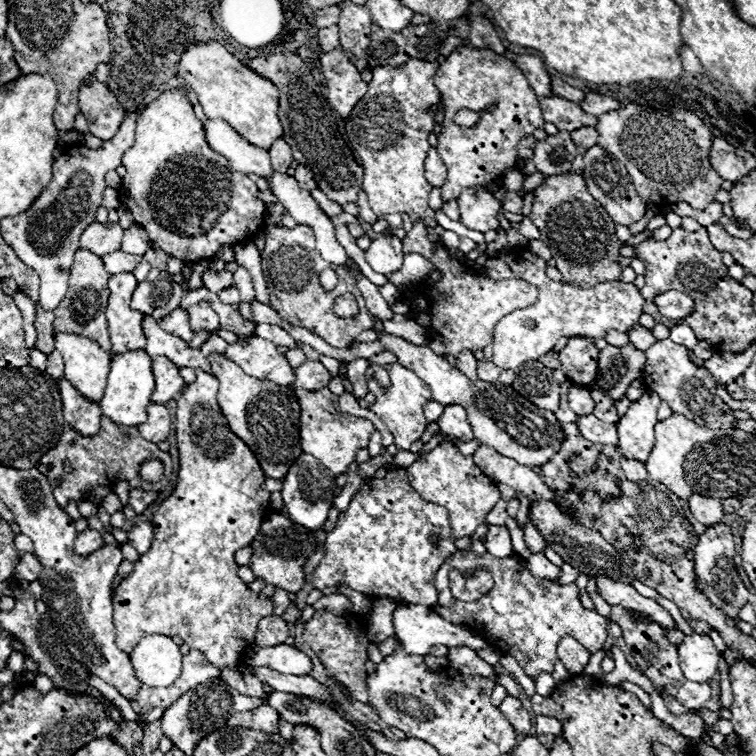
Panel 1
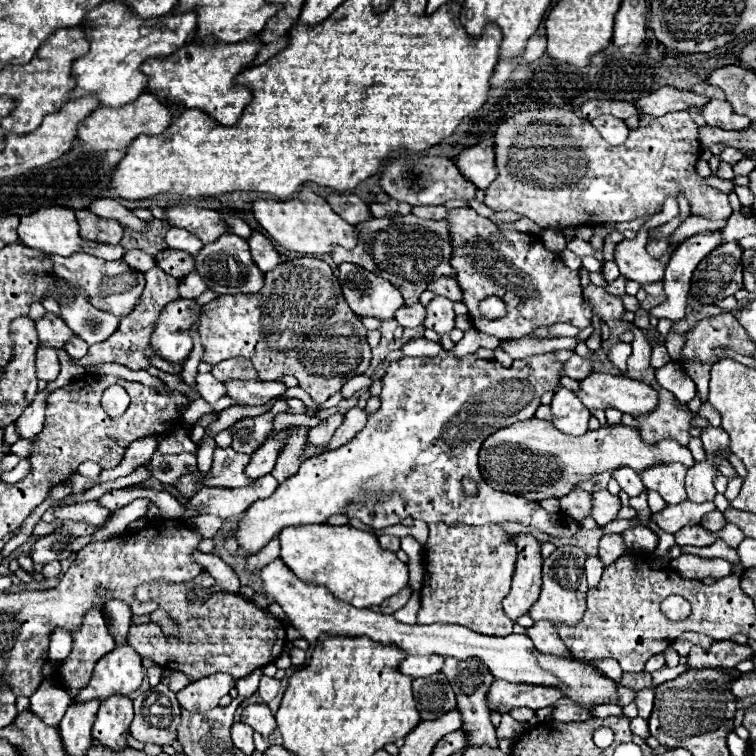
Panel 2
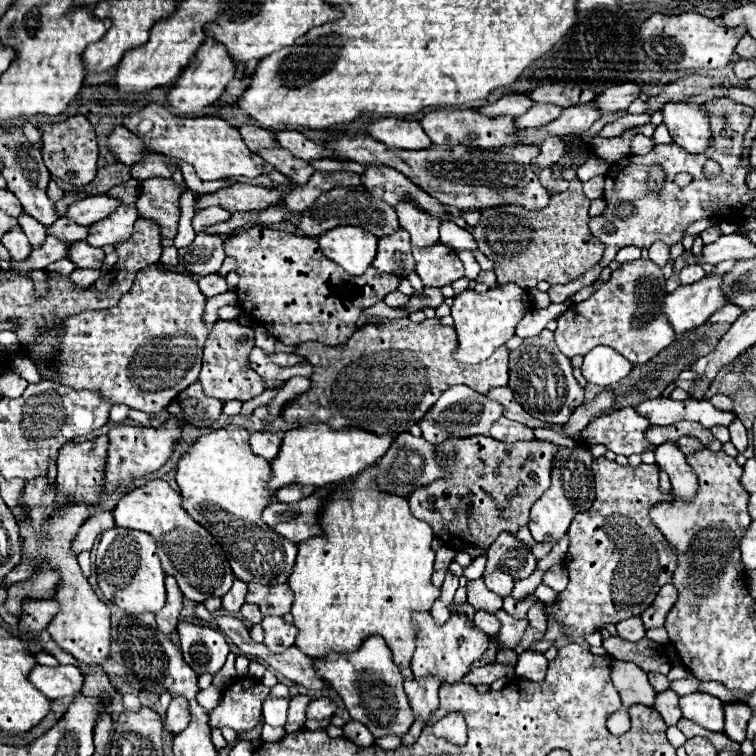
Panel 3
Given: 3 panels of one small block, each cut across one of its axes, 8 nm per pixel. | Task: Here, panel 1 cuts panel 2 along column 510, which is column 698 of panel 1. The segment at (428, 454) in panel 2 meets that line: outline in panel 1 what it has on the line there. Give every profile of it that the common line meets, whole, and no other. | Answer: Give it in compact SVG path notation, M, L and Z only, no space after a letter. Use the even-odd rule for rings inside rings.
M670 338L658 340L646 350L646 364L650 366L650 376L644 376L644 384L648 390L656 392L676 414L686 416L688 420L696 420L700 426L708 428L732 428L736 418L732 410L716 396L716 384L712 374L704 366L696 366L690 360L690 350L674 344ZM690 496L690 500L688 500L690 512L704 526L722 522L724 512L722 512L722 504L720 502L722 502L720 498L708 498L708 496Z

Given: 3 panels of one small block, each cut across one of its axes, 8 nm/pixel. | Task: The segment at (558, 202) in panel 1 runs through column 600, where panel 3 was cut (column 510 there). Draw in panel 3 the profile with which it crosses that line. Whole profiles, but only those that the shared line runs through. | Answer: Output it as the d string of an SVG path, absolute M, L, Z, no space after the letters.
M572 180L570 188L562 194L550 196L548 208L542 208L538 212L528 212L524 208L516 206L500 206L500 208L490 208L490 210L480 210L482 222L472 228L472 234L478 242L478 250L484 252L490 260L496 262L494 272L498 276L500 284L518 284L520 288L536 288L538 282L548 282L548 284L570 284L578 280L586 270L594 268L596 262L600 262L604 246L600 240L596 240L588 228L588 206L590 200L582 194L582 182Z

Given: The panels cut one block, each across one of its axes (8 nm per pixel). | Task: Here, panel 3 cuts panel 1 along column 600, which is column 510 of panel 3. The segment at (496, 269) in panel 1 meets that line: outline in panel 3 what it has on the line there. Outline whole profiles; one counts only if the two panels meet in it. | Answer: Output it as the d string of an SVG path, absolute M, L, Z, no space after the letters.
M502 284L496 290L488 290L484 294L476 290L464 290L454 298L452 318L454 330L458 334L458 346L454 350L454 358L464 364L478 364L486 360L496 348L500 348L506 340L514 336L516 324L530 310L528 292L516 284Z

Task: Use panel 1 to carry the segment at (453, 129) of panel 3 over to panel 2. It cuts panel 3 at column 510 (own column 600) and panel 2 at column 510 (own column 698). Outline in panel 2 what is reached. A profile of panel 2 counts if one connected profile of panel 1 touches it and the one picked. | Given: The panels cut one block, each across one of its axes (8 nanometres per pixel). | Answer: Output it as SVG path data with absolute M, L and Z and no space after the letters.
M564 108L514 114L504 124L500 124L494 136L498 178L488 186L484 204L496 212L514 210L542 228L564 230L568 226L594 228L606 222L630 222L652 216L662 212L664 200L668 196L678 198L680 194L686 194L690 214L702 216L706 220L726 220L732 214L728 196L718 188L708 186L694 168L694 162L700 158L700 142L696 132L698 124L688 112L670 112L668 116L660 118L646 114L640 118L640 128L630 130L628 140L622 146L610 146L588 120Z

